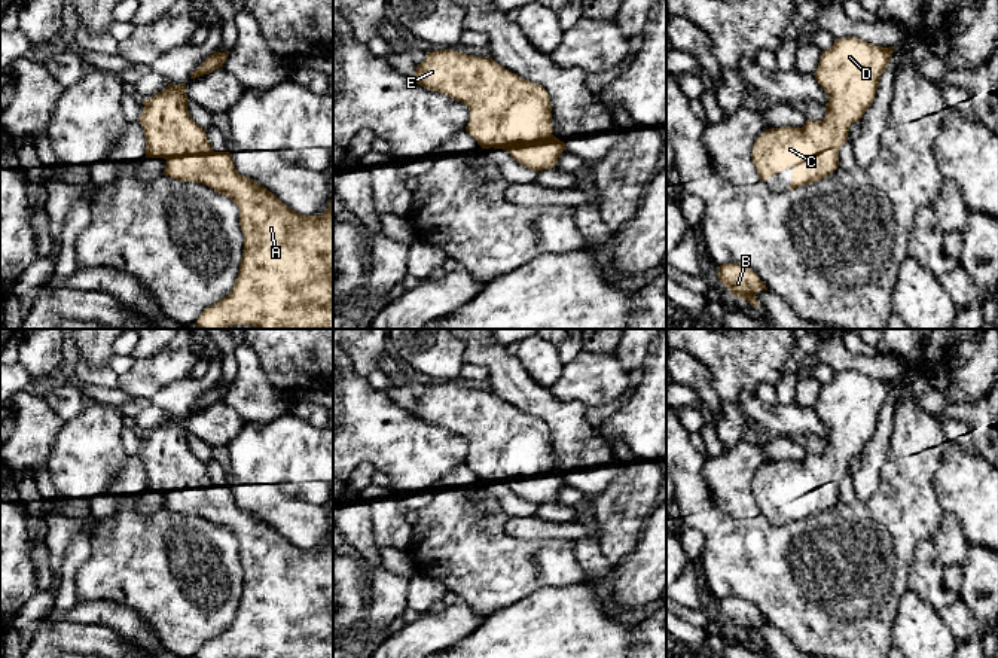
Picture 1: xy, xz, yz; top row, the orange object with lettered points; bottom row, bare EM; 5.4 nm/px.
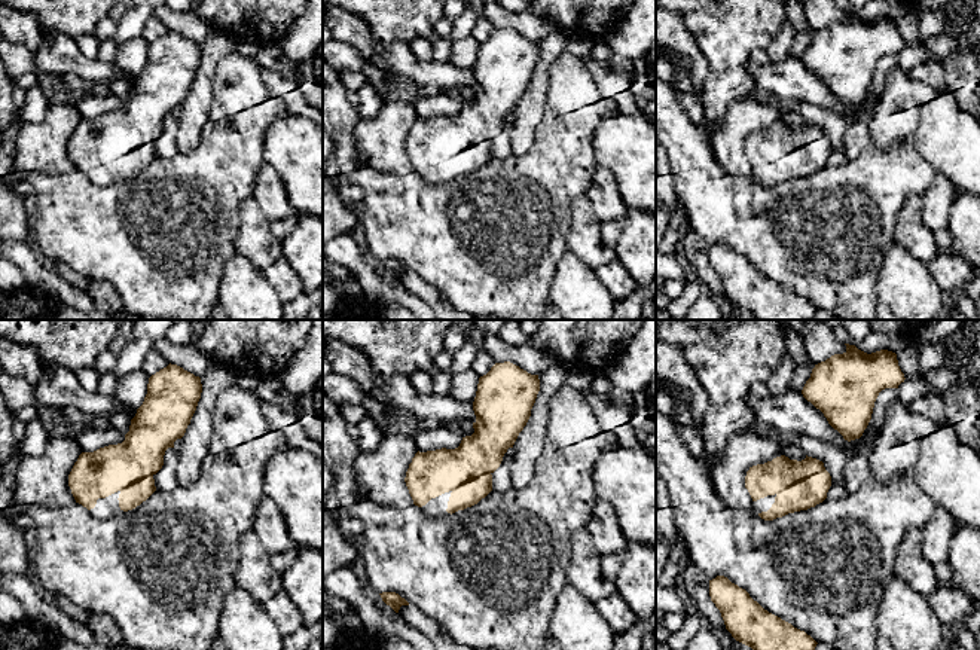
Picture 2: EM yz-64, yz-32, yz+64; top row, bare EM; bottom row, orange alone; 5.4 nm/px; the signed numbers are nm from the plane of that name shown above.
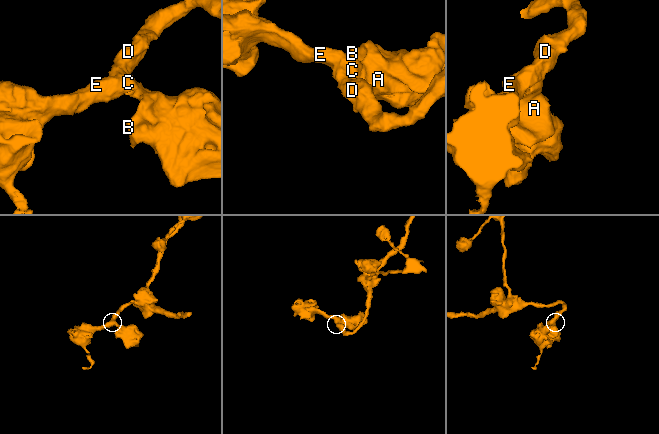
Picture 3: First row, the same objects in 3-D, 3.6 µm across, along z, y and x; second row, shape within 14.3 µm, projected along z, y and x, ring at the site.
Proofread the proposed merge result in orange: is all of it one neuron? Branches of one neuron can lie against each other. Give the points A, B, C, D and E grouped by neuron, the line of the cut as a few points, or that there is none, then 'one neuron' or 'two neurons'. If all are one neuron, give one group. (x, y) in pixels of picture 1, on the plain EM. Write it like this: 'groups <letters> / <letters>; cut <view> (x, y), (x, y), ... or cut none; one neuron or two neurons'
groups A B C D E; cut none; one neuron

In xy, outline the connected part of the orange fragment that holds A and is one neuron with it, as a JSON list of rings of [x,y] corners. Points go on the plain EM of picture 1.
[[[168,417],[155,430],[143,433],[138,456],[146,469],[146,491],[164,491],[164,508],[181,514],[202,517],[229,530],[239,543],[239,560],[244,567],[244,585],[239,606],[231,627],[207,640],[198,651],[198,658],[333,658],[333,531],[321,549],[296,546],[281,536],[266,521],[235,503],[232,487],[214,485],[205,463],[189,448],[186,417]]]

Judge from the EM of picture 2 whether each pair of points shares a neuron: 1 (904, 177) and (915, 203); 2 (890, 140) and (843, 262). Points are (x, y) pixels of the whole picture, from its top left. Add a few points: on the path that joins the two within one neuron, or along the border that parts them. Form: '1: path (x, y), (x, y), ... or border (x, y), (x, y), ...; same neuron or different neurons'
1: border (921, 192), (912, 192), (906, 198), (895, 223); different neurons
2: path (888, 170), (843, 217), (843, 232); same neuron

